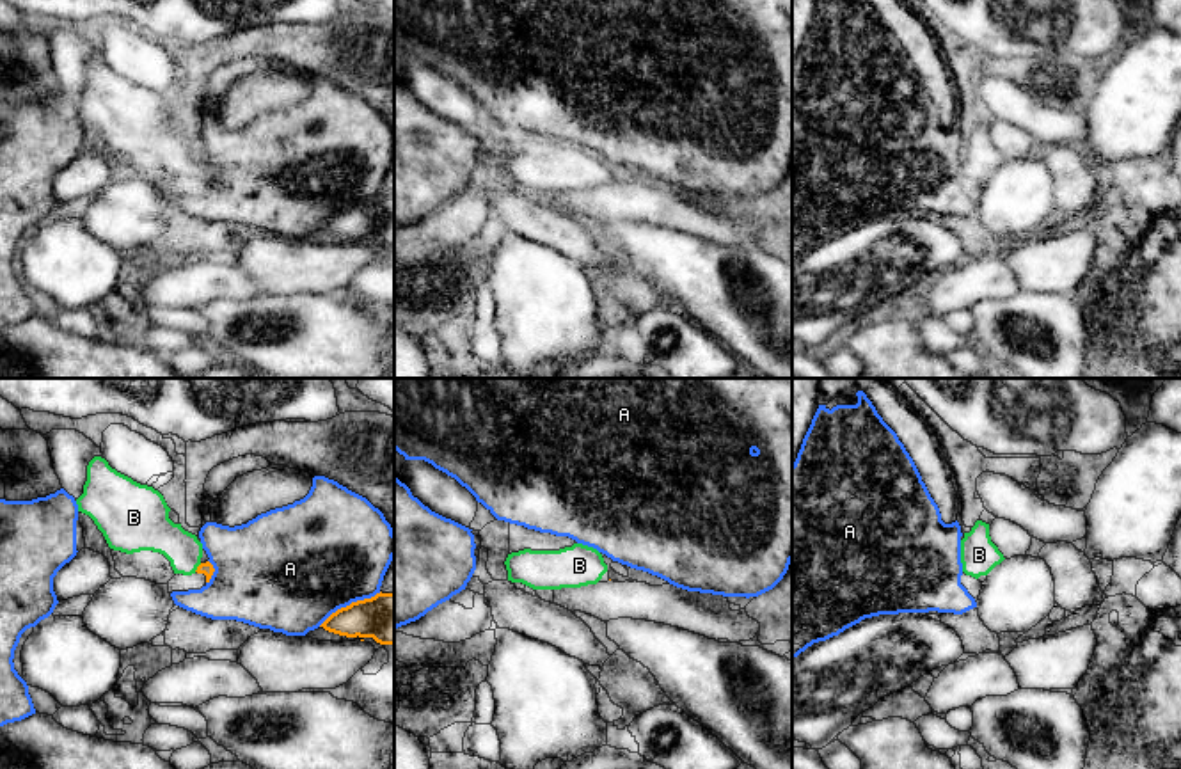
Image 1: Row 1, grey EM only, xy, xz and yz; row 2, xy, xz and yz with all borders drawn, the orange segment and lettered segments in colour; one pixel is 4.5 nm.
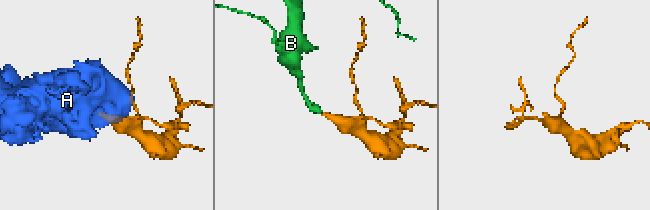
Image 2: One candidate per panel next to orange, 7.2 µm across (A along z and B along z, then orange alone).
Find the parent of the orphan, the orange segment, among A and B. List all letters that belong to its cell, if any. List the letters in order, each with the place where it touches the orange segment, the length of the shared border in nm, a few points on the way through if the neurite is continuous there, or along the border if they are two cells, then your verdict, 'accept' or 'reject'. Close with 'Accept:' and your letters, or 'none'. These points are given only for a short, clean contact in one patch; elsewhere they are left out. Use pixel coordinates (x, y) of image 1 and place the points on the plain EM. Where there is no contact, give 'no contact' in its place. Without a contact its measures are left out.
A: contact xy (350, 206); length 320 nm; reject
B: contact xy (198, 169); length 50 nm; way xy (206, 171), (198, 169), (169, 141), (155, 134); accept
Accept: B

